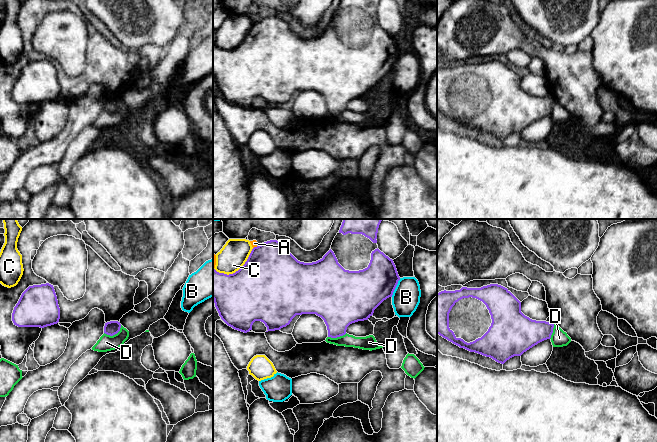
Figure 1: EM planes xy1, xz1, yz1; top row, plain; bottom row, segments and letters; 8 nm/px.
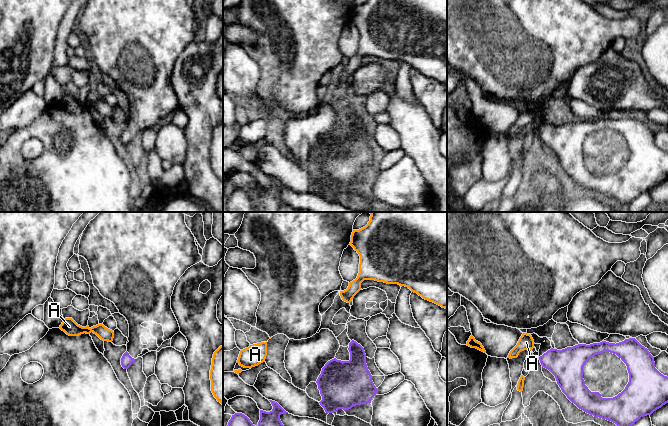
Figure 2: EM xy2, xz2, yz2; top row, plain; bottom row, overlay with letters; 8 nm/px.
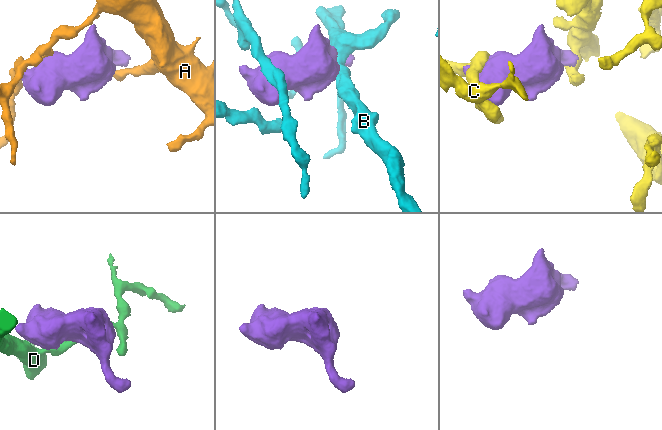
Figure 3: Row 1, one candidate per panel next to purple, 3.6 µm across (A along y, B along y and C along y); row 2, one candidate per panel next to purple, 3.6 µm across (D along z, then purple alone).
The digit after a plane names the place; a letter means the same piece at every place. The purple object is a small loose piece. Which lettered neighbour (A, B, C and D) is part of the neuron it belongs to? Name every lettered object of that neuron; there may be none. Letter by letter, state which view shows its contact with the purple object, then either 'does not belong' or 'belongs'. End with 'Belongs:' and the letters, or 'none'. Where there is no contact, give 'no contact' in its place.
A: meets purple in xz1; does not belong
B: meets purple in xz1; does not belong
C: meets purple in xz1; does not belong
D: meets purple in xy1; does not belong
Belongs: none

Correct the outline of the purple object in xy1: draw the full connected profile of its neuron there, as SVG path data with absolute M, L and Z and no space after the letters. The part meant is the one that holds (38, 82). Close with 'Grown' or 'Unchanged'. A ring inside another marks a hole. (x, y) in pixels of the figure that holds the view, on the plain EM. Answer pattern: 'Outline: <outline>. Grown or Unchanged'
Outline: M46 59L29 62L21 71L12 89L18 103L44 104L57 100L60 84L53 61Z. Unchanged

